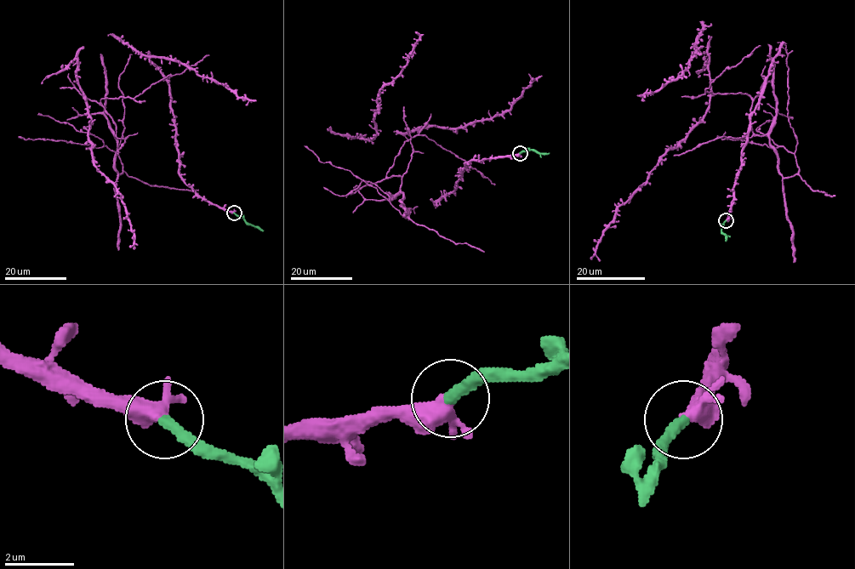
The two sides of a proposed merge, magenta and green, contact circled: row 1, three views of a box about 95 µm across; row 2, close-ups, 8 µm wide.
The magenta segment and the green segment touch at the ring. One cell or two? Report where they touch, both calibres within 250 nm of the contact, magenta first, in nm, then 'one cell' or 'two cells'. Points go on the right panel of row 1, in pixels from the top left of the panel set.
at (726, 220); 300 nm thick on the magenta side, 360 nm on the other; one cell

